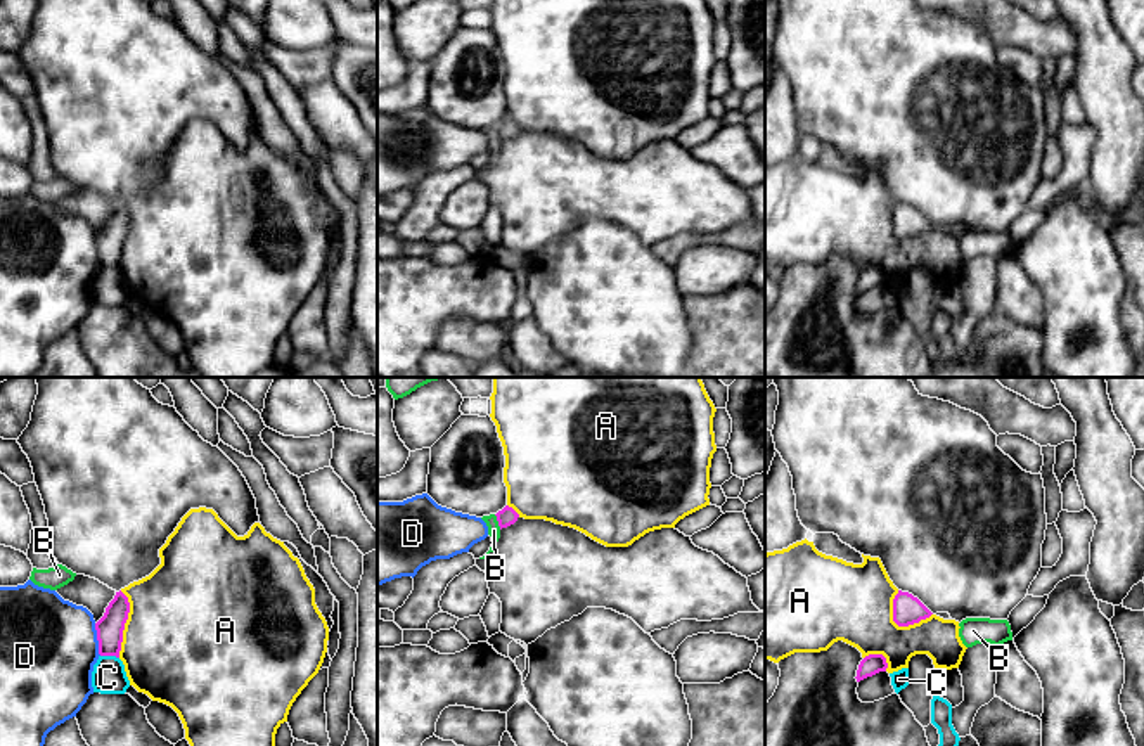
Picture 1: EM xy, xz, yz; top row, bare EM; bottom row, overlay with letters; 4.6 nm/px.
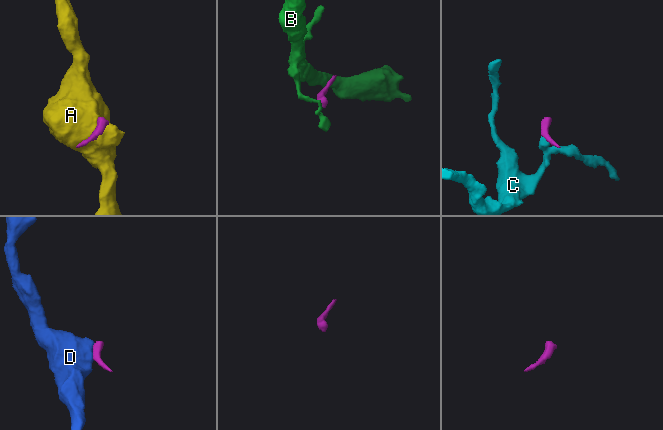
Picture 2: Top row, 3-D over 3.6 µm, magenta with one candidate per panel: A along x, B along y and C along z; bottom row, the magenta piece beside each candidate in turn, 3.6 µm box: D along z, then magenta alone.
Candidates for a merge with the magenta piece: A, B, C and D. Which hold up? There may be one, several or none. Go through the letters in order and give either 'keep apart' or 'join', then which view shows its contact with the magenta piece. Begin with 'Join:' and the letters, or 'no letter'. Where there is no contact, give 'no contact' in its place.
Join: no letter
A: keep apart; meets magenta in yz
B: keep apart; meets magenta in xz
C: keep apart; meets magenta in xy
D: keep apart; meets magenta in xy

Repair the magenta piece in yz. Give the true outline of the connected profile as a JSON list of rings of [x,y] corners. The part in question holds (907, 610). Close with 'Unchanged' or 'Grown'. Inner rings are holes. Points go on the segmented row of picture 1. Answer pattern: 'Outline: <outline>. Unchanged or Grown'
Outline: [[[898,590],[893,599],[893,621],[909,627],[929,618],[933,613],[912,594]]]. Unchanged

